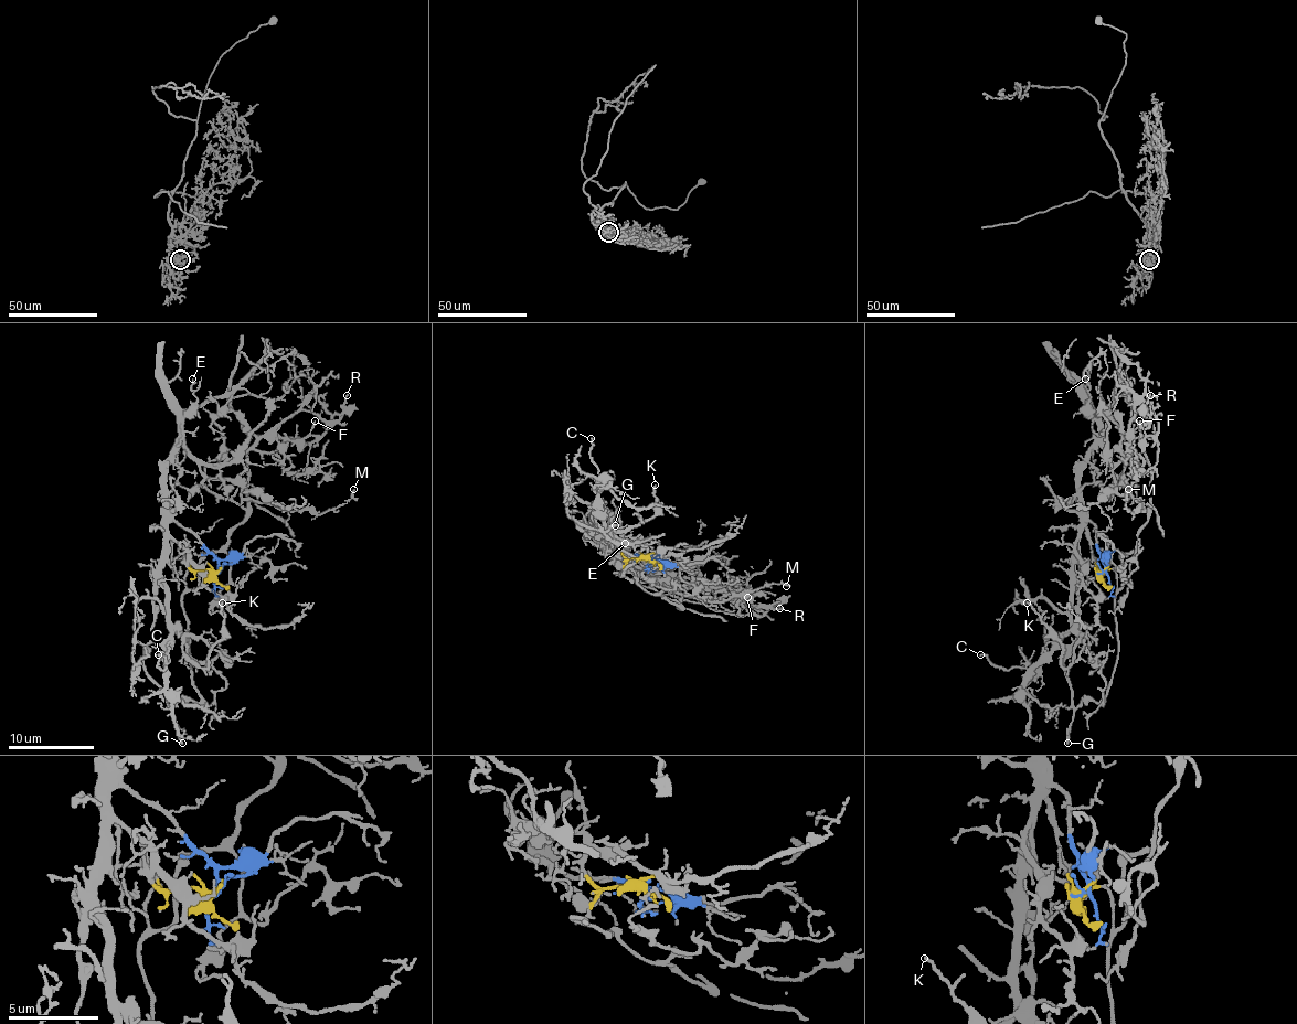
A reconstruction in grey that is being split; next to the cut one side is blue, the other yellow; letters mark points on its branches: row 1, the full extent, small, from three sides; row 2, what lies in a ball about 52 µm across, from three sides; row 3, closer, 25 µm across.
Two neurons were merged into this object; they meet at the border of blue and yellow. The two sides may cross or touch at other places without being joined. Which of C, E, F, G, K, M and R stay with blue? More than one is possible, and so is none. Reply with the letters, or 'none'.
C, E, K, M

